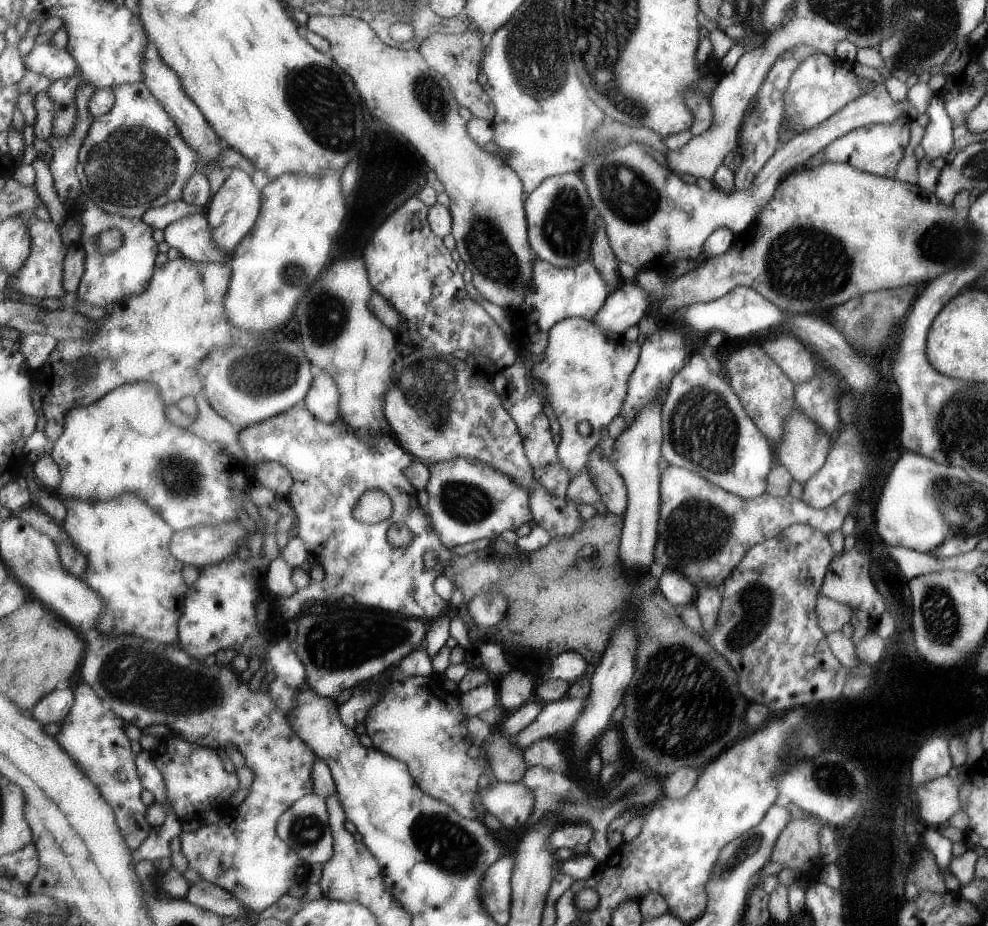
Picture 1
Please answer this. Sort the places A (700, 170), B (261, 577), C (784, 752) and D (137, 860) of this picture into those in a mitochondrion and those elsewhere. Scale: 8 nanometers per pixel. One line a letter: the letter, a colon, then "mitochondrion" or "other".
A: other
B: other
C: mitochondrion
D: other

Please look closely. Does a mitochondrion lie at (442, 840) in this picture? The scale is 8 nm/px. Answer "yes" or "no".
yes

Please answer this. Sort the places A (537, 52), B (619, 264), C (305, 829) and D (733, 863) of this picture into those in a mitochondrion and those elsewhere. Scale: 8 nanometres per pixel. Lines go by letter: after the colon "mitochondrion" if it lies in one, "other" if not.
A: mitochondrion
B: other
C: mitochondrion
D: mitochondrion

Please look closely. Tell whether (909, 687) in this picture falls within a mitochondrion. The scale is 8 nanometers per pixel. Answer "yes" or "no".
no

